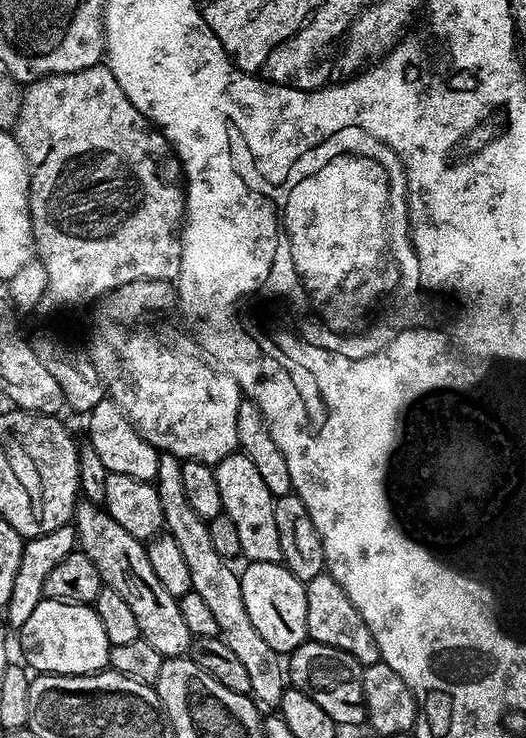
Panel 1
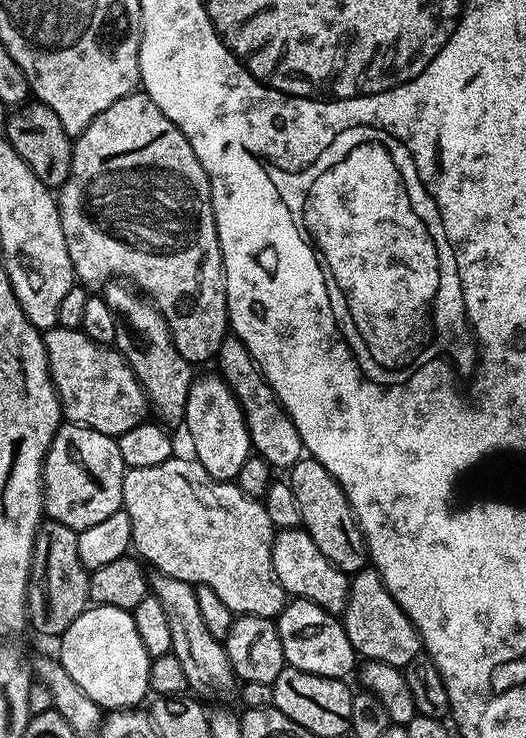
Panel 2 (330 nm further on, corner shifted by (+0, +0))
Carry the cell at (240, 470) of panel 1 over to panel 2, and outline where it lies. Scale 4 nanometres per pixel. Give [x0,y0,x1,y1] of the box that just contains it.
[272,527,349,617]

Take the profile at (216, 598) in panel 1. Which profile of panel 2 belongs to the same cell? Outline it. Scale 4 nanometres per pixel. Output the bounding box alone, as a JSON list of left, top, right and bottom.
[102,282,194,426]

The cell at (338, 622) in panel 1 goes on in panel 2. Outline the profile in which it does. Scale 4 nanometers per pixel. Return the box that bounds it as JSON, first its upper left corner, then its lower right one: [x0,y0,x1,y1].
[342,566,421,670]

